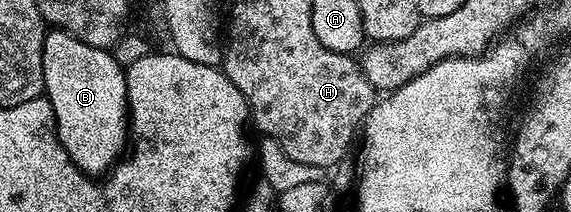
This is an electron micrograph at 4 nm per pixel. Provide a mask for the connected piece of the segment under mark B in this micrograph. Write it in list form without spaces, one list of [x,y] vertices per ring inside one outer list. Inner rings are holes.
[[[52,28],[43,35],[43,92],[53,107],[61,147],[72,163],[88,175],[106,174],[124,156],[129,141],[124,67],[111,51],[94,49],[63,29]]]

